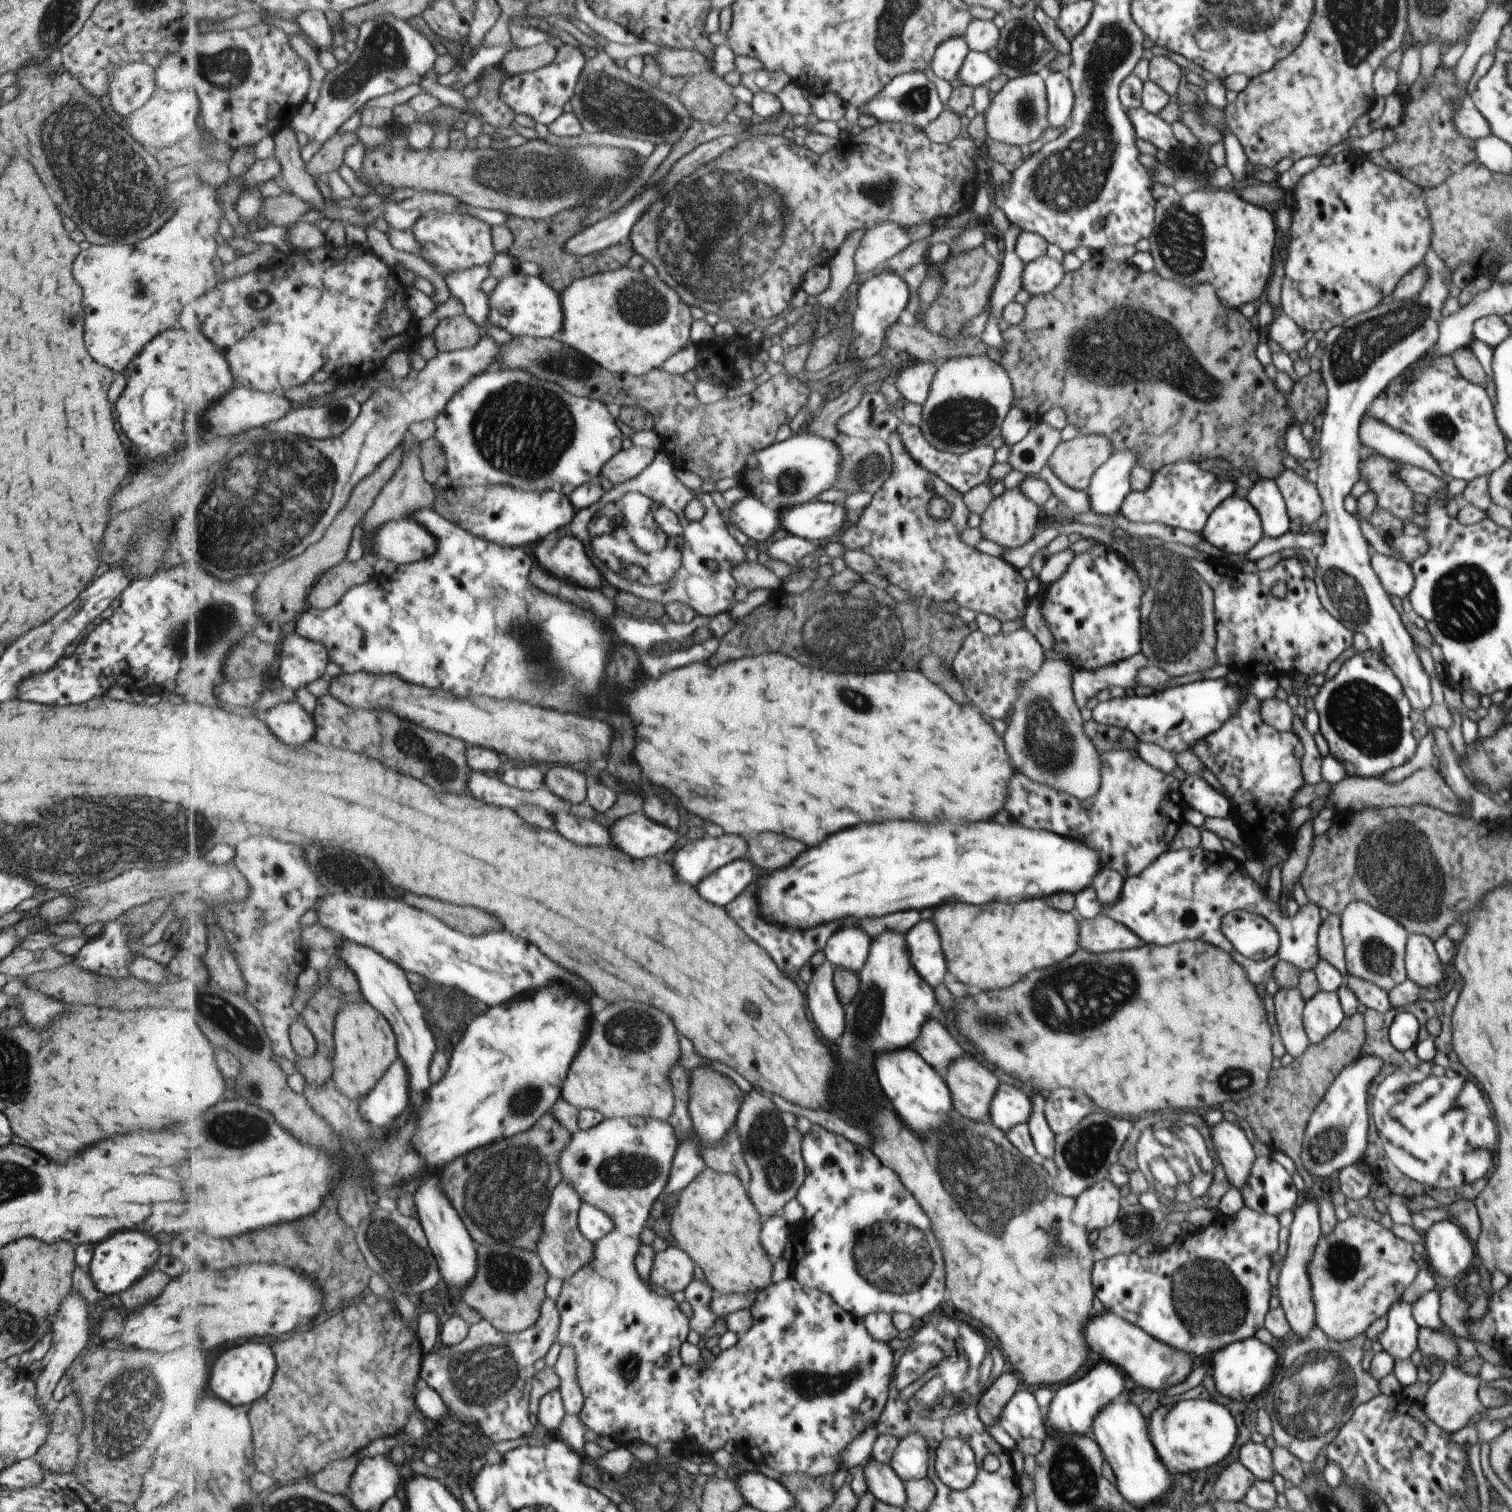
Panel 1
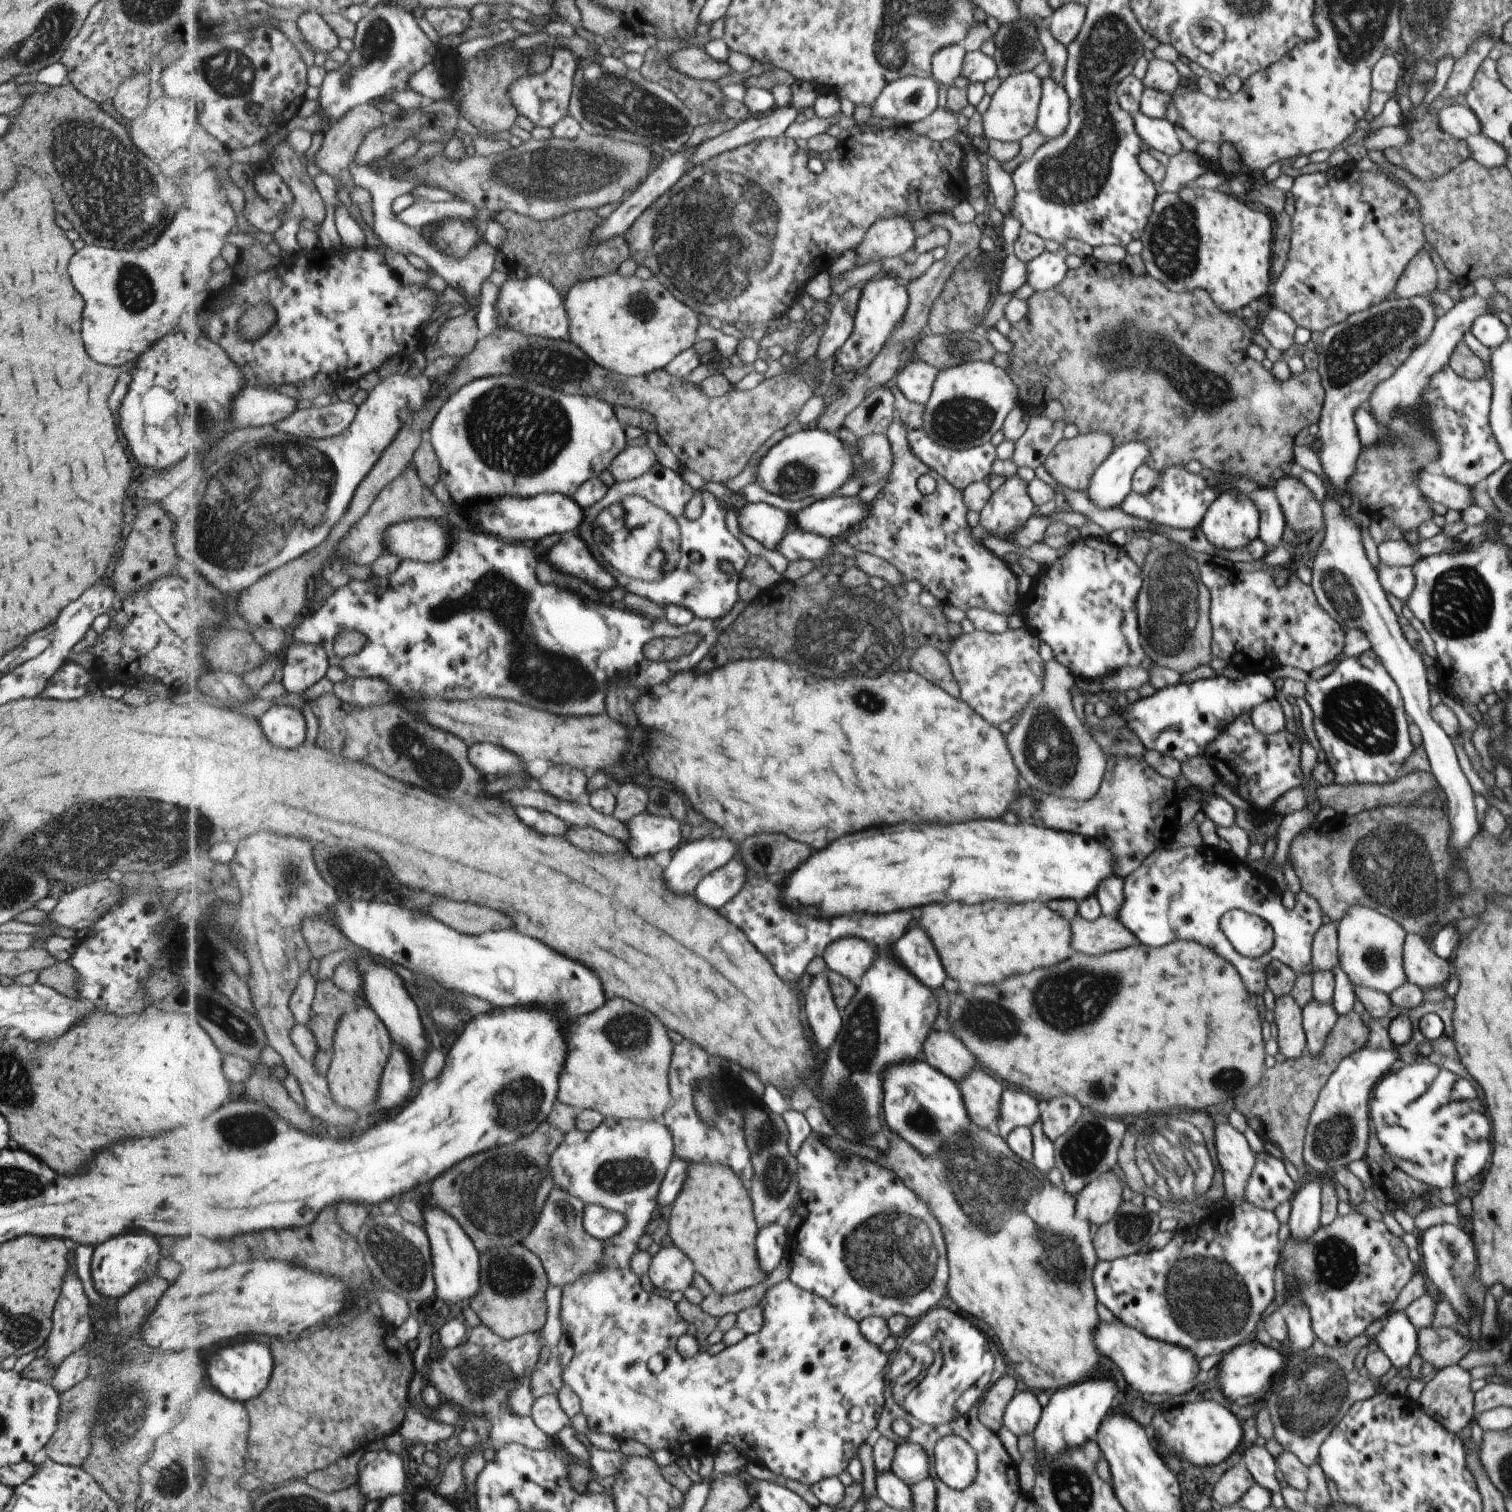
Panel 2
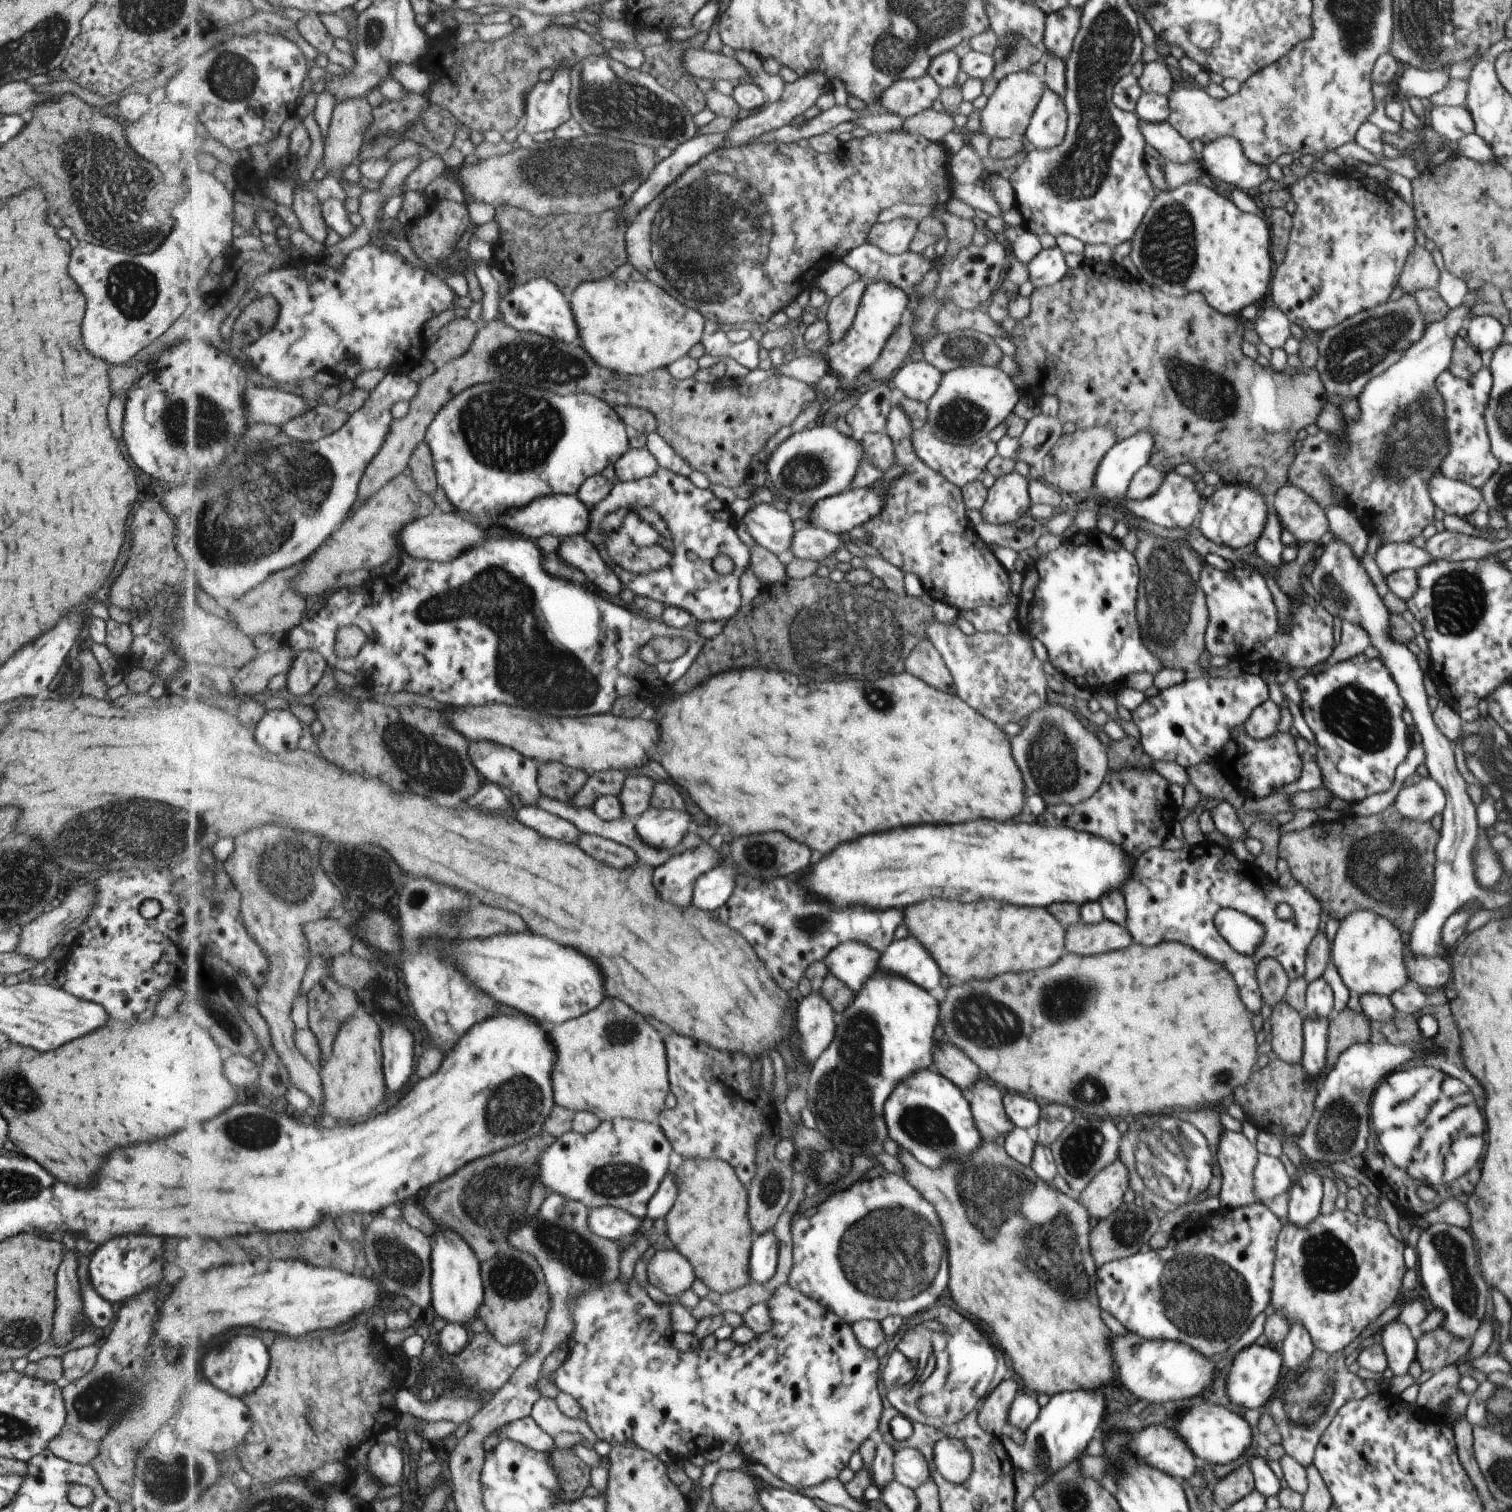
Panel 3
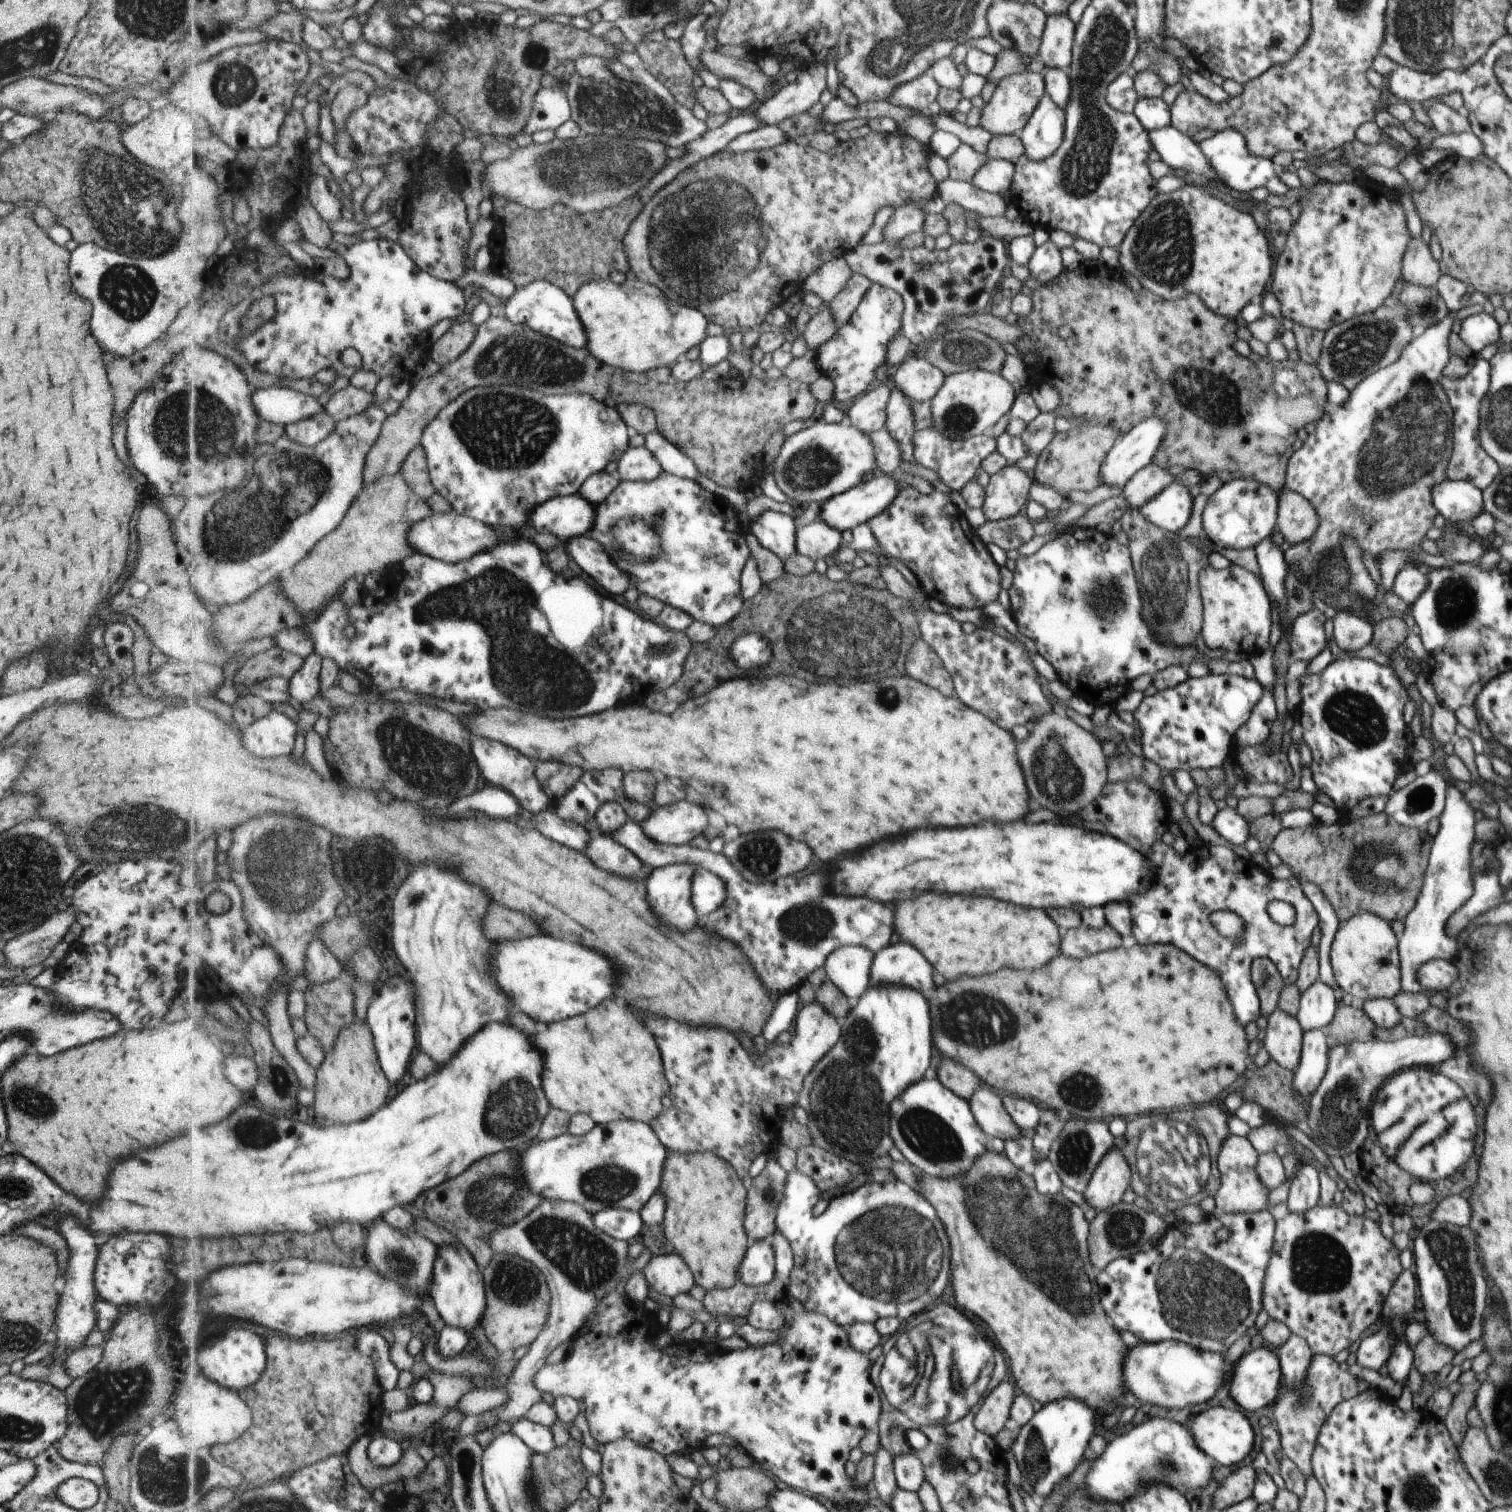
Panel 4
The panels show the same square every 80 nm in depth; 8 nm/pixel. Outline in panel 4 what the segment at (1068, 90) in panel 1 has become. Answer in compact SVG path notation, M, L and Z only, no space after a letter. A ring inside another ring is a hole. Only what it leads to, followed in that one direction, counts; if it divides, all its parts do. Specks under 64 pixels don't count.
M1045 94L1030 122L1019 134L1026 158L1044 160L1054 154L1065 135L1065 110Z

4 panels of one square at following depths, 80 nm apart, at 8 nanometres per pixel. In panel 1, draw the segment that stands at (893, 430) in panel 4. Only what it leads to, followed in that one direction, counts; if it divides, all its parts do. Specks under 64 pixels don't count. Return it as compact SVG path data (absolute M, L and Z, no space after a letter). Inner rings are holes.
M894 431L888 443L891 475L881 490L873 494L869 505L860 510L858 522L843 533L841 544L869 554L879 567L874 573L885 576L890 583L916 598L929 598L942 606L954 600L960 608L986 613L1001 623L1020 620L1024 627L1026 580L1001 556L992 558L964 544L960 533L966 529L970 512L962 502L960 491L921 466L904 448L899 433ZM933 496L941 496L952 505L948 520L936 520L929 515L927 504Z

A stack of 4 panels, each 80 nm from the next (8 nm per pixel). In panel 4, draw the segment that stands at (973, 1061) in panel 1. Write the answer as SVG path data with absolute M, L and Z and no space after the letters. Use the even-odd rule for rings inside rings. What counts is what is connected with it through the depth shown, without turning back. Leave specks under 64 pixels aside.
M982 1085L978 1087L978 1090L972 1094L969 1101L971 1111L974 1113L979 1127L983 1129L989 1139L1001 1138L1006 1142L1007 1140L1015 1139L1021 1135L1022 1130L1020 1130L1019 1126L1012 1120L1012 1117L1008 1115L1002 1106L1002 1099L998 1097L998 1094L996 1094L990 1086Z

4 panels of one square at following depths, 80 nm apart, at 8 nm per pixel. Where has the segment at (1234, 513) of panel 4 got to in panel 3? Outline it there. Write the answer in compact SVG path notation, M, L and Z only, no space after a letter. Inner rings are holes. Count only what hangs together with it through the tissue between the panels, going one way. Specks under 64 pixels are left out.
M1238 484L1224 486L1207 498L1200 512L1199 529L1202 534L1212 542L1220 546L1227 546L1233 549L1247 547L1258 542L1266 528L1266 502L1262 495L1246 486Z

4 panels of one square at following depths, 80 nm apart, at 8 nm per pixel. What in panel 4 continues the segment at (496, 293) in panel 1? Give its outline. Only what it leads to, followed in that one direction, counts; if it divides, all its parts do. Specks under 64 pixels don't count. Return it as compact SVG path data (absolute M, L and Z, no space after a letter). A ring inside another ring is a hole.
M537 280L509 298L503 307L503 314L514 324L527 325L544 333L546 336L564 341L576 348L589 348L590 338L579 310L575 305L575 297L570 296L560 285L549 280Z

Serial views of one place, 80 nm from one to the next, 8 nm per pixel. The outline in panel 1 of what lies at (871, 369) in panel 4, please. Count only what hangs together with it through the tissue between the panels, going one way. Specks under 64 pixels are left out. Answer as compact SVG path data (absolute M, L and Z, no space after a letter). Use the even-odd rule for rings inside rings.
M881 270L879 274L868 278L861 286L856 286L858 291L858 305L852 316L855 339L850 346L851 352L857 352L860 357L874 356L882 346L882 341L887 336L889 328L897 322L898 316L908 304L908 288L900 274L892 270Z

